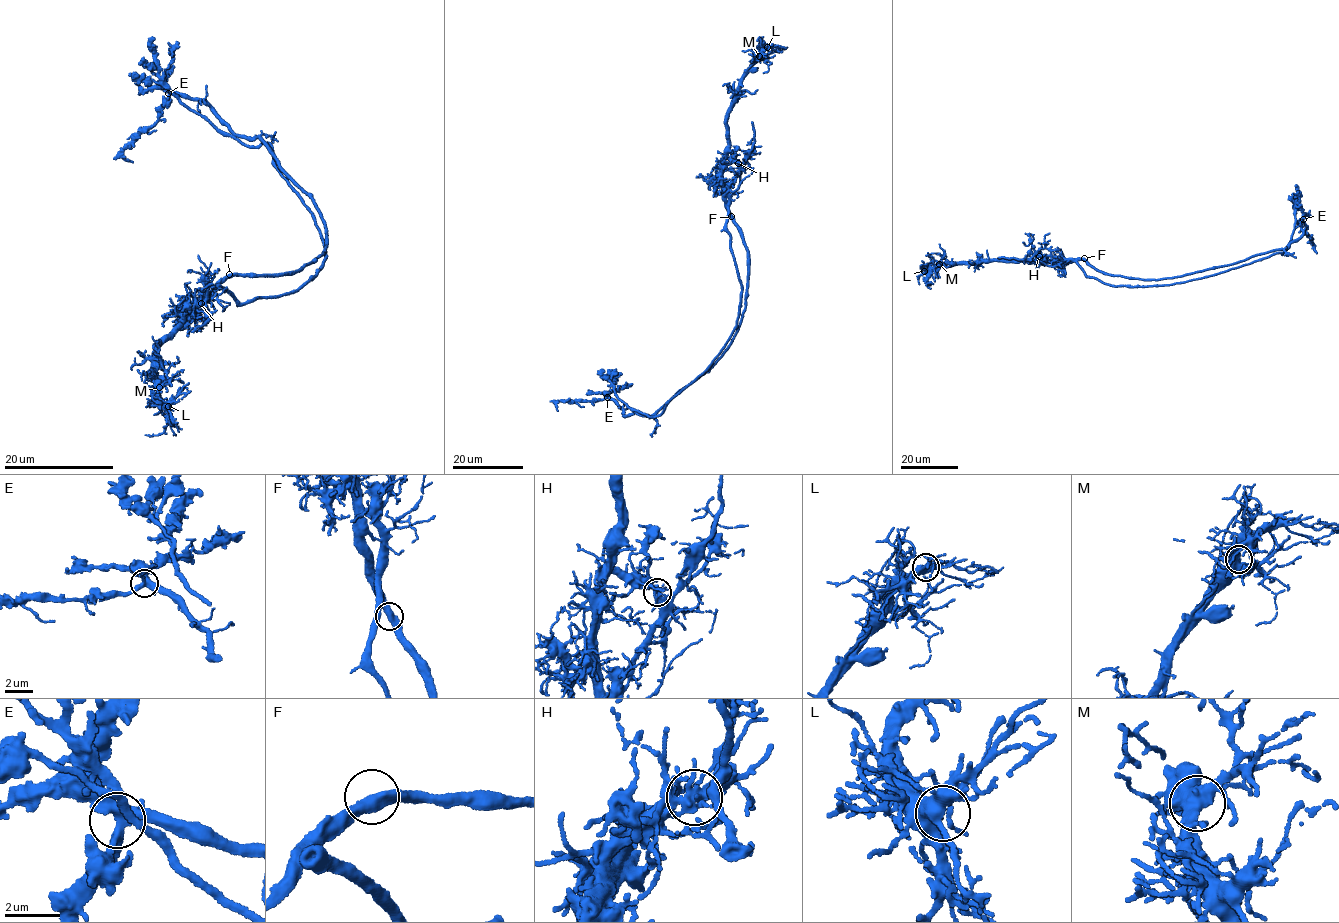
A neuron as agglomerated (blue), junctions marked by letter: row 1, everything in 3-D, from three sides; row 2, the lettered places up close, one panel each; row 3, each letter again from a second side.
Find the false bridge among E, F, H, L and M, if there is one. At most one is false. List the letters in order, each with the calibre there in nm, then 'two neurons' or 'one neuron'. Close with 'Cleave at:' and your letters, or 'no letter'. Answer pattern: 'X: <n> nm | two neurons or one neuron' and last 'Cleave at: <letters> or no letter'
E: 360 nm | one neuron
F: 460 nm | one neuron
H: 320 nm | two neurons
L: 440 nm | one neuron
M: 500 nm | one neuron
Cleave at: H

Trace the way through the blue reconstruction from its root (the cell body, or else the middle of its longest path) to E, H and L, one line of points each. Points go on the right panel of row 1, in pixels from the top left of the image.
E: (1083, 259), (1108, 274), (1155, 280), (1181, 276), (1287, 248), (1302, 234), (1303, 219)
H: (1083, 259), (1039, 256)
L: (1083, 259), (989, 259), (981, 263), (939, 263), (924, 271)

